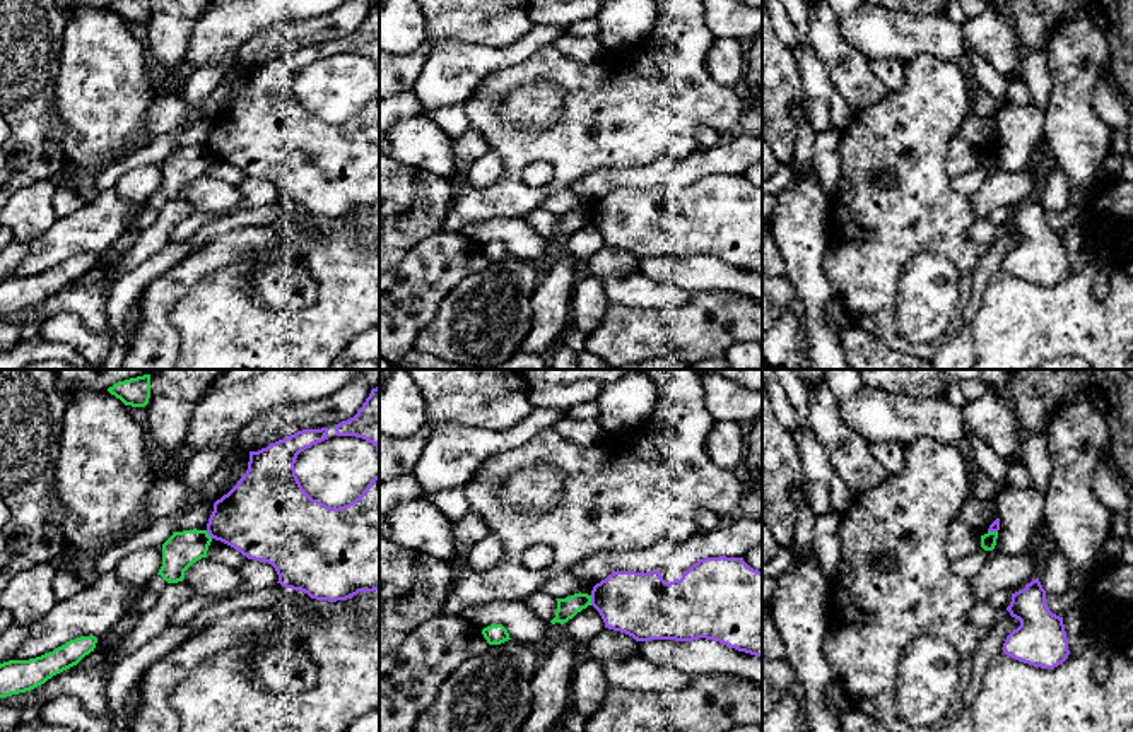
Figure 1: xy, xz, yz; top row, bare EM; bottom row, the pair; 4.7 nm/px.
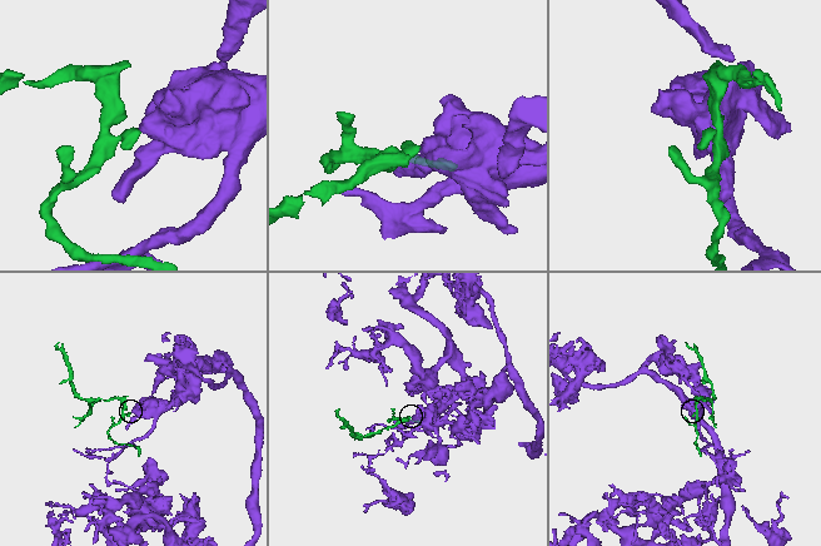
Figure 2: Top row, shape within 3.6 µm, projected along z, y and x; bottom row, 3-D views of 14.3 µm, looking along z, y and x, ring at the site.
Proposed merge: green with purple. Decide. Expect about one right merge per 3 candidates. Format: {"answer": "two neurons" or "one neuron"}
{"answer": "two neurons"}

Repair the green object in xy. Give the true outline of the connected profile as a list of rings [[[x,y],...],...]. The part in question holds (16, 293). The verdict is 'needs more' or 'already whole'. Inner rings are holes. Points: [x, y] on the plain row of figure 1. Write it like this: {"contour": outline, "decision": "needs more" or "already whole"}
{"contour": [[[80,253],[41,274],[0,280],[0,315],[44,301],[53,292],[77,282],[85,272],[94,269],[96,260],[96,253]]], "decision": "already whole"}

